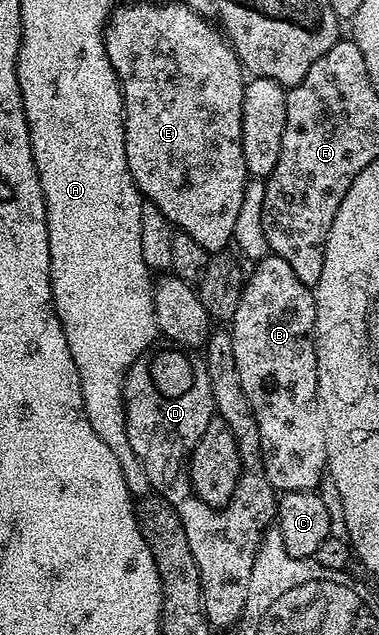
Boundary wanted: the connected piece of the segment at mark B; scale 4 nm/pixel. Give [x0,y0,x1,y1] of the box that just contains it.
[229,254,327,494]

